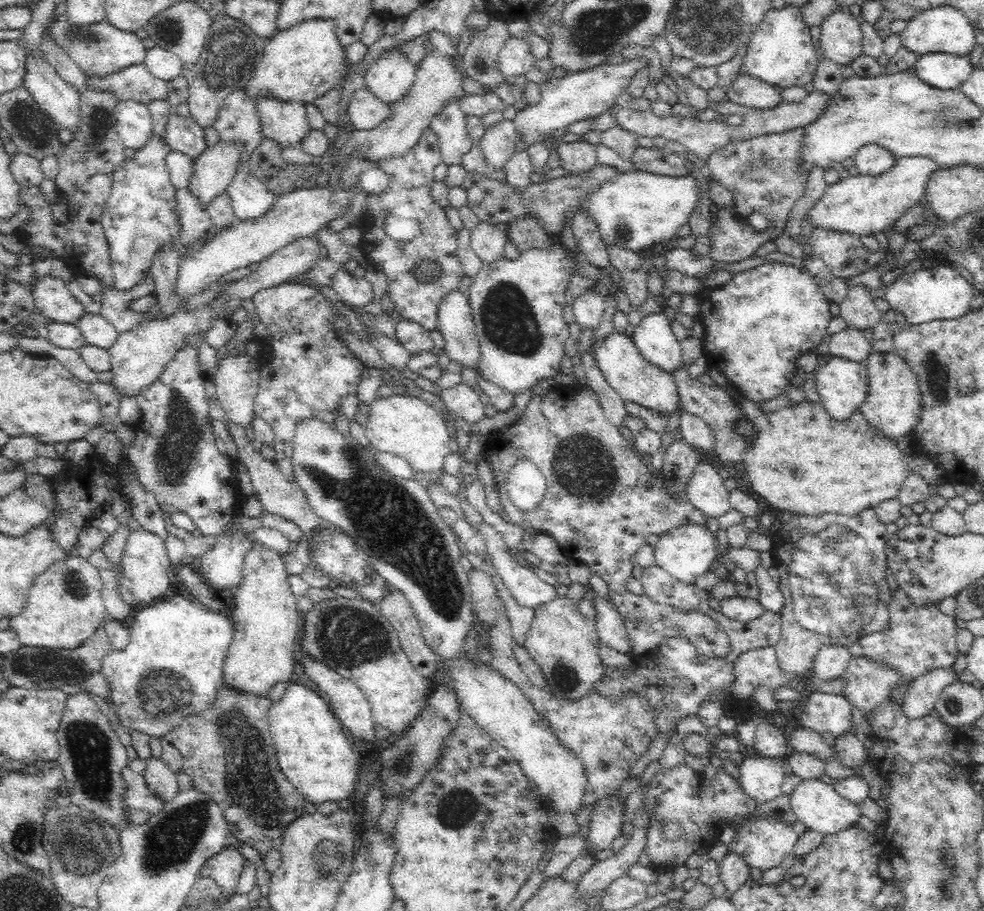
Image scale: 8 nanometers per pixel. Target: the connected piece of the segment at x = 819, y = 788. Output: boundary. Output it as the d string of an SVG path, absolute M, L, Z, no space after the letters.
M820 779L802 780L789 796L789 803L794 816L804 822L807 830L818 831L824 836L848 830L857 825L860 818L859 806L842 798L832 783L827 784Z

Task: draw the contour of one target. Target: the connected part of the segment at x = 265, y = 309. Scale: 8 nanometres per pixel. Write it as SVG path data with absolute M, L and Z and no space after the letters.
M290 281L278 282L276 286L267 286L265 289L257 290L256 294L252 296L252 300L257 308L258 318L269 331L269 339L262 345L263 356L260 357L262 372L260 376L259 389L253 400L253 414L262 417L272 427L274 433L273 447L276 452L273 460L281 473L286 477L286 480L293 481L294 467L292 467L292 454L294 454L293 430L295 427L295 422L298 419L319 418L329 422L330 424L334 423L339 414L338 408L340 408L340 400L342 400L344 396L348 396L348 394L355 394L357 392L362 373L364 372L366 366L362 361L360 361L360 359L356 357L356 355L354 355L354 353L352 353L352 351L350 351L350 349L348 349L348 347L346 347L346 345L344 345L344 343L342 343L342 340L336 336L336 330L334 329L335 316L330 310L328 301L324 298L324 295L322 295L322 293L316 289L316 287L311 286L310 284L295 285L294 282Z

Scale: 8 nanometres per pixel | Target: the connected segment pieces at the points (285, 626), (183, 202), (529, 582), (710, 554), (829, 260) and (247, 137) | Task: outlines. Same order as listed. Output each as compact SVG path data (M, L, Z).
M256 543L243 554L242 564L241 564L241 579L240 582L232 589L232 600L234 600L234 610L230 612L231 625L233 630L233 639L231 640L230 646L227 650L227 655L225 658L223 666L223 678L222 682L228 683L254 694L268 694L270 688L277 684L278 682L288 682L290 680L290 674L292 674L294 669L294 649L297 644L299 644L300 638L298 637L298 631L302 630L302 623L300 622L300 614L298 611L298 600L297 596L292 594L290 589L290 584L288 583L288 571L286 571L286 562L284 562L284 557L282 553L278 553L270 547L264 546L262 544Z
M190 187L176 190L178 209L180 209L180 222L182 232L178 236L179 245L194 242L203 232L210 229L213 224L202 201L194 196Z
M484 520L478 524L480 536L486 543L492 564L503 580L508 592L514 601L523 608L536 609L544 602L558 598L555 586L542 581L536 573L532 572L530 566L516 564L508 554L508 546L504 536Z
M691 523L688 526L675 527L662 534L658 543L653 547L654 555L656 555L654 564L681 579L682 582L694 583L696 578L710 570L712 562L716 560L716 556L718 556L716 539L707 526Z
M822 227L815 228L808 240L812 256L820 258L838 278L846 280L874 269L888 253L868 252L860 236Z
M246 87L233 90L224 100L217 115L214 128L222 141L242 141L244 143L244 161L249 159L253 148L260 144L262 128L257 103Z

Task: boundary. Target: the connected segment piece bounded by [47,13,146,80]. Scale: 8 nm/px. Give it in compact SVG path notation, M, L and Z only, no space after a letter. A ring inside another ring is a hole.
M66 13L58 14L49 25L48 41L58 45L66 55L86 75L86 78L108 78L116 72L122 72L130 66L137 66L144 63L146 48L142 40L135 33L122 32L105 20L96 22L90 26L70 27L69 17Z

